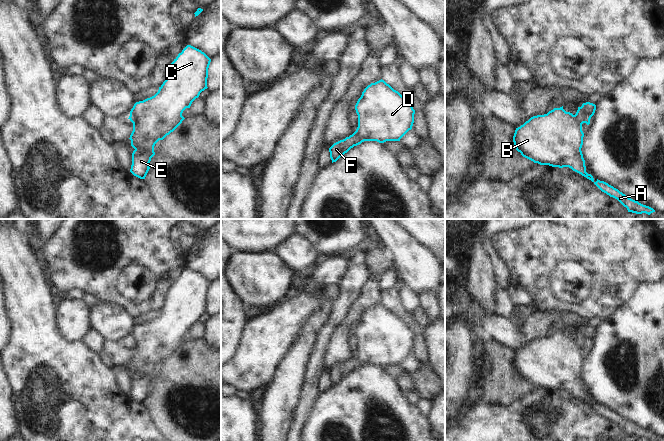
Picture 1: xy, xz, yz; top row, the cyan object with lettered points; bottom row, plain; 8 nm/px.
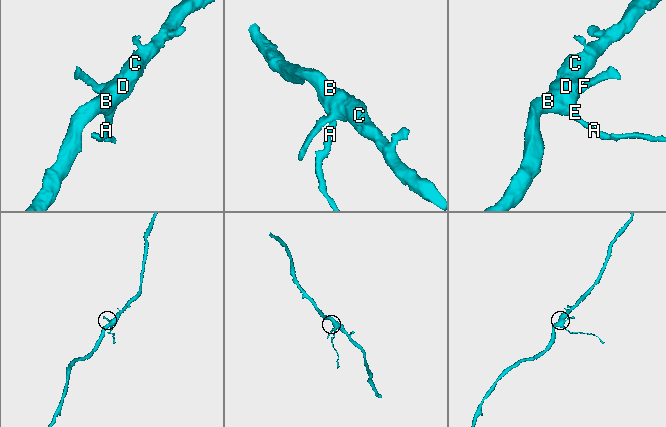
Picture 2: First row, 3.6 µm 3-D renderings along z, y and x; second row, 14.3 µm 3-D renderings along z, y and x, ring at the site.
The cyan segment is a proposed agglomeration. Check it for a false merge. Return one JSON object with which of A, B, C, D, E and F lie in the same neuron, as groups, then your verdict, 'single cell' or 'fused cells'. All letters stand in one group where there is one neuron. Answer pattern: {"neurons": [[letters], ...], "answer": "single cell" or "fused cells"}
{"neurons": [["A", "B", "C", "D", "E", "F"]], "answer": "single cell"}

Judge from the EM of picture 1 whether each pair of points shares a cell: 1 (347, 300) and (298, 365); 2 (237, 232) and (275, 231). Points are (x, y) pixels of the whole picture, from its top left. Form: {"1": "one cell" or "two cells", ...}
{"1": "two cells", "2": "one cell"}

